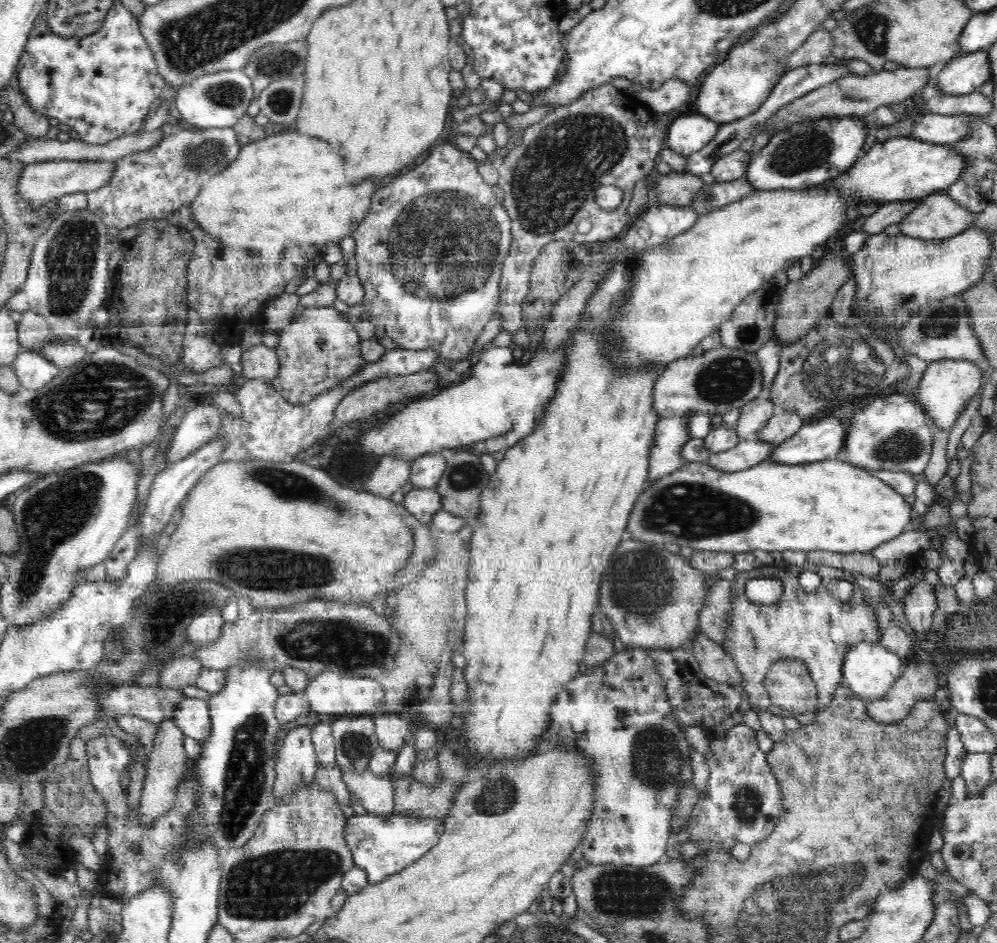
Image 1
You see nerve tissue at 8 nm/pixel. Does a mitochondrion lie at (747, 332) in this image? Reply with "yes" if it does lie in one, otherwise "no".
yes

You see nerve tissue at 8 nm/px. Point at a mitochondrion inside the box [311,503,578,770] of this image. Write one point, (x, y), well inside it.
(355, 746)

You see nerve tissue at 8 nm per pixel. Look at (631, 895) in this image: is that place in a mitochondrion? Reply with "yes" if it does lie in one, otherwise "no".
yes

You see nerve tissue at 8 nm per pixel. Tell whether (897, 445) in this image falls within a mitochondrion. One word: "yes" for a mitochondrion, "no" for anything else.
yes

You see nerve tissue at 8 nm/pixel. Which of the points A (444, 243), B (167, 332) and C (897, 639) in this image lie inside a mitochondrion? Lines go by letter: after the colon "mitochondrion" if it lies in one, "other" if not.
A: mitochondrion
B: other
C: other

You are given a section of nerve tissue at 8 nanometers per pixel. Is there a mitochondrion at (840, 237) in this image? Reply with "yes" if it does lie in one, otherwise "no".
no

